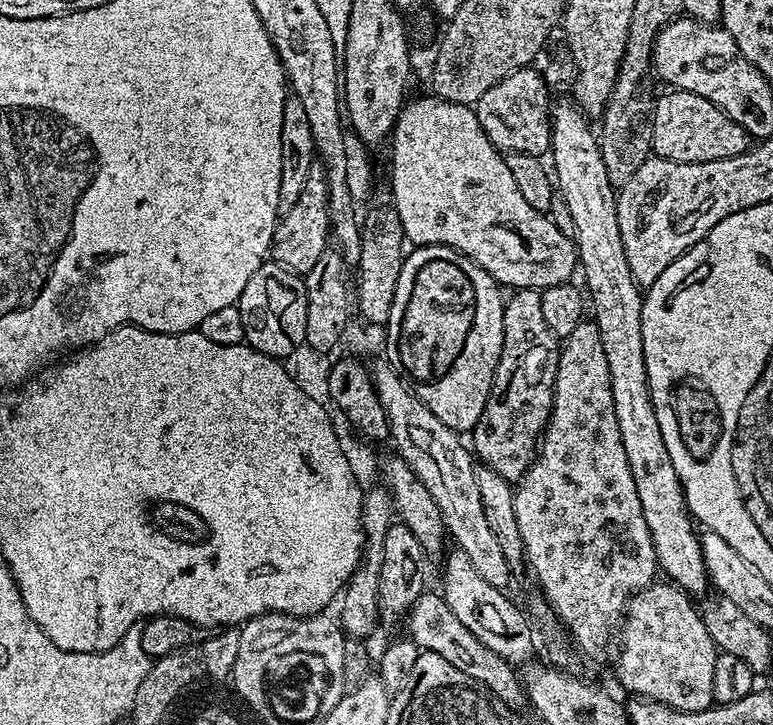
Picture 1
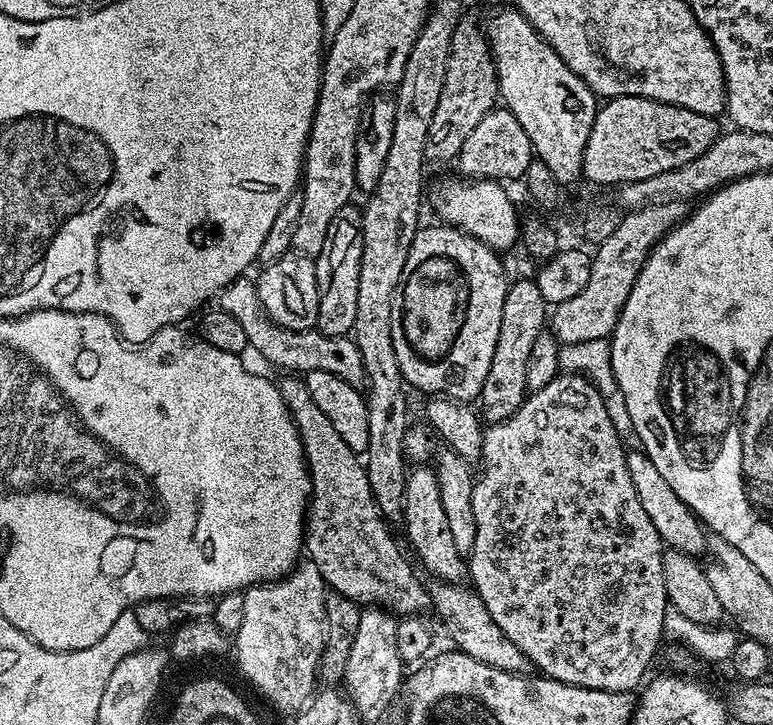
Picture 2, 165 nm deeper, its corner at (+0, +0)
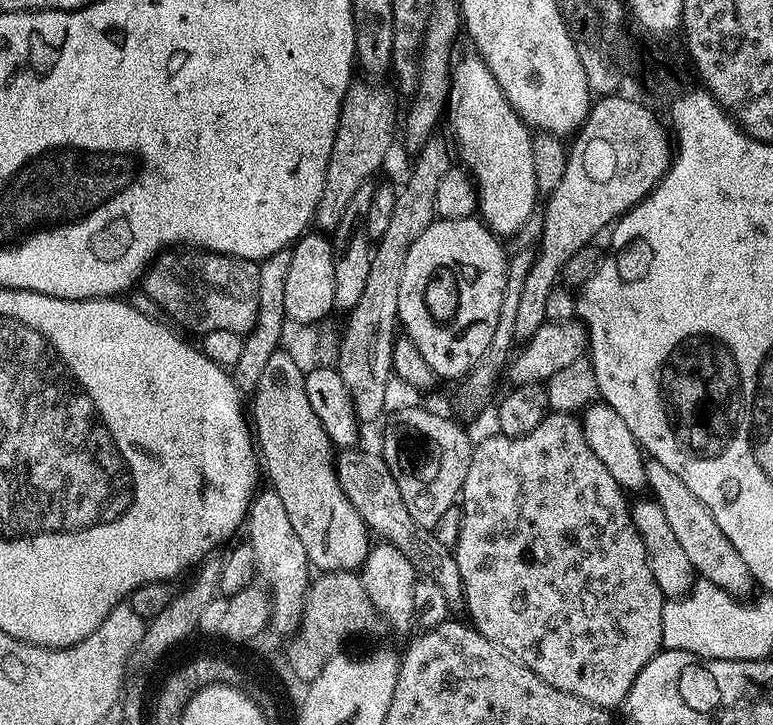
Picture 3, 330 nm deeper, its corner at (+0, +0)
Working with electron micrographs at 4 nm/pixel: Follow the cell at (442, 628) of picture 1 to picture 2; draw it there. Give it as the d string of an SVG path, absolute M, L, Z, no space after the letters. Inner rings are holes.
M288 374L283 378L285 380L279 381L278 387L284 405L296 424L302 442L304 460L308 463L308 477L312 480L312 494L308 501L304 534L307 559L312 560L314 566L318 566L318 574L324 576L325 585L331 591L350 598L355 604L379 606L391 610L400 618L427 613L430 608L427 587L422 580L420 584L415 570L412 569L413 561L411 559L408 561L400 553L400 548L396 545L391 530L388 529L391 527L382 519L380 507L377 506L374 494L370 490L368 469L362 463L361 457L354 450L350 450L346 442L342 442L342 437L334 431L334 426L330 426L326 414L318 410L314 398L310 398L310 390L306 390L304 379L296 374Z

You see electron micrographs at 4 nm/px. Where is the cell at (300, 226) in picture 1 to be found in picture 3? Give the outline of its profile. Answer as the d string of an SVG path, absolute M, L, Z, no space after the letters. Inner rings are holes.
M353 82L342 102L334 150L330 154L330 166L326 166L326 186L316 207L315 227L328 234L335 233L342 222L342 214L346 214L346 206L350 206L354 190L358 190L362 182L372 180L375 172L383 166L392 148L392 135L398 132L398 112L396 116L396 104L391 94L379 88L376 85L379 83L364 83L368 84Z

